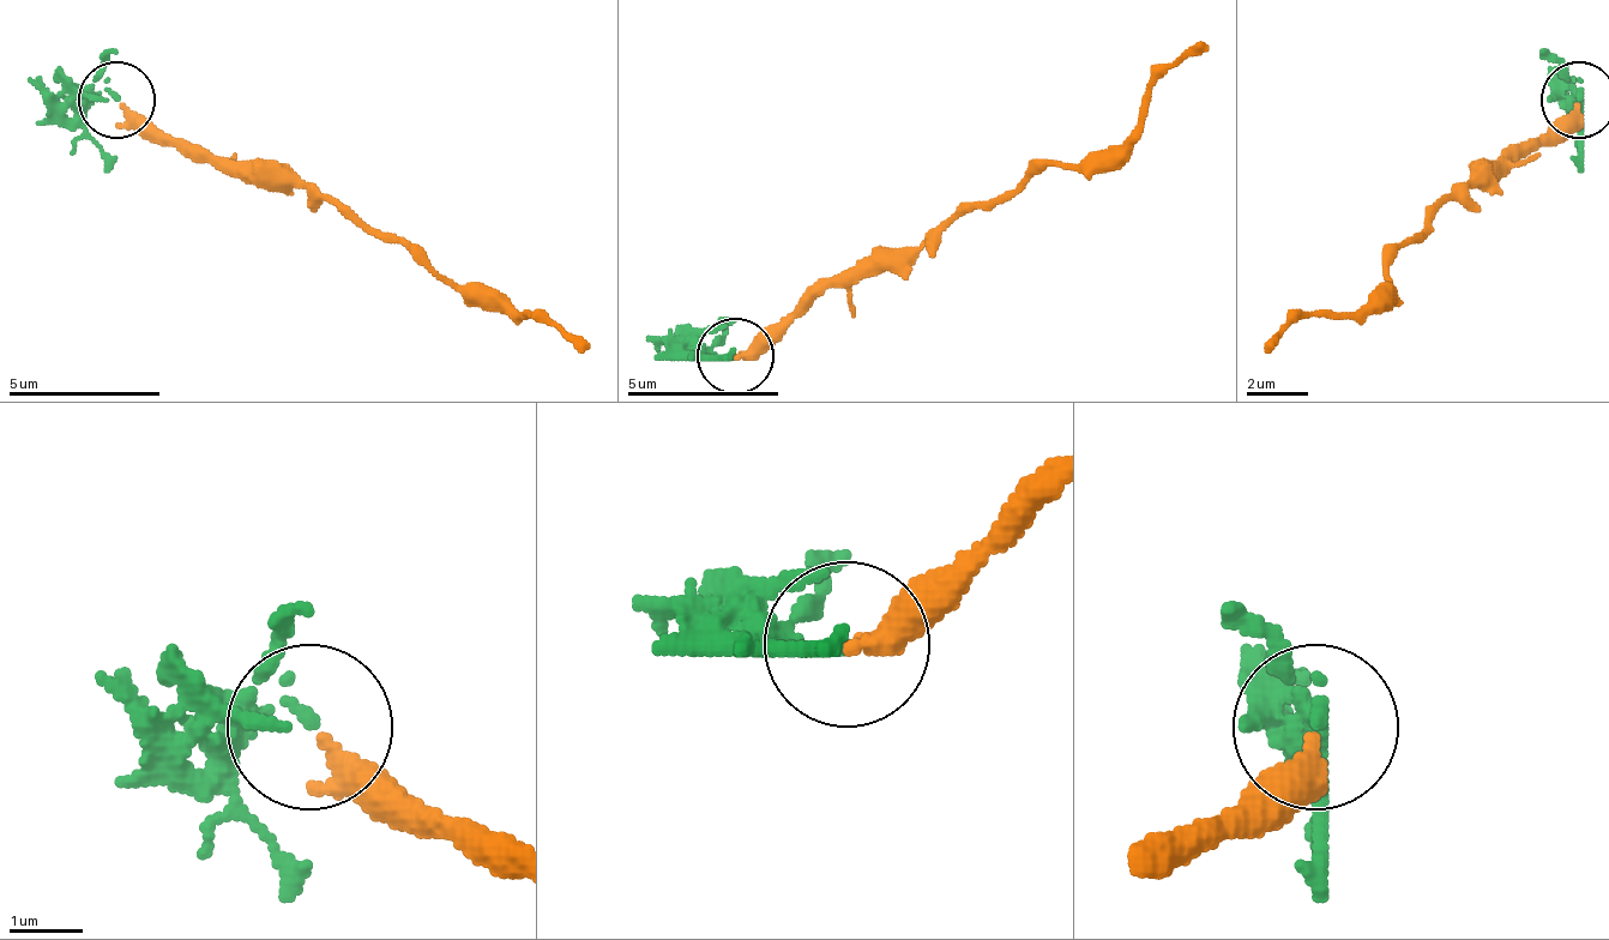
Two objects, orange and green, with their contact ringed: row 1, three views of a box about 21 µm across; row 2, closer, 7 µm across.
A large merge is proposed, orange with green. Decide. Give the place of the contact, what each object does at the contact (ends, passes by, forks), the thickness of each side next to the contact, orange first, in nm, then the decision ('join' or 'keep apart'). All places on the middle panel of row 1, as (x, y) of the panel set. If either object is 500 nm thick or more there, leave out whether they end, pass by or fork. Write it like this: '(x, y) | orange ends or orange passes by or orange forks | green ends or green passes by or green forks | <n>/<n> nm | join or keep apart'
(735, 355) | orange ends | green passes by | 360/110 nm | keep apart

